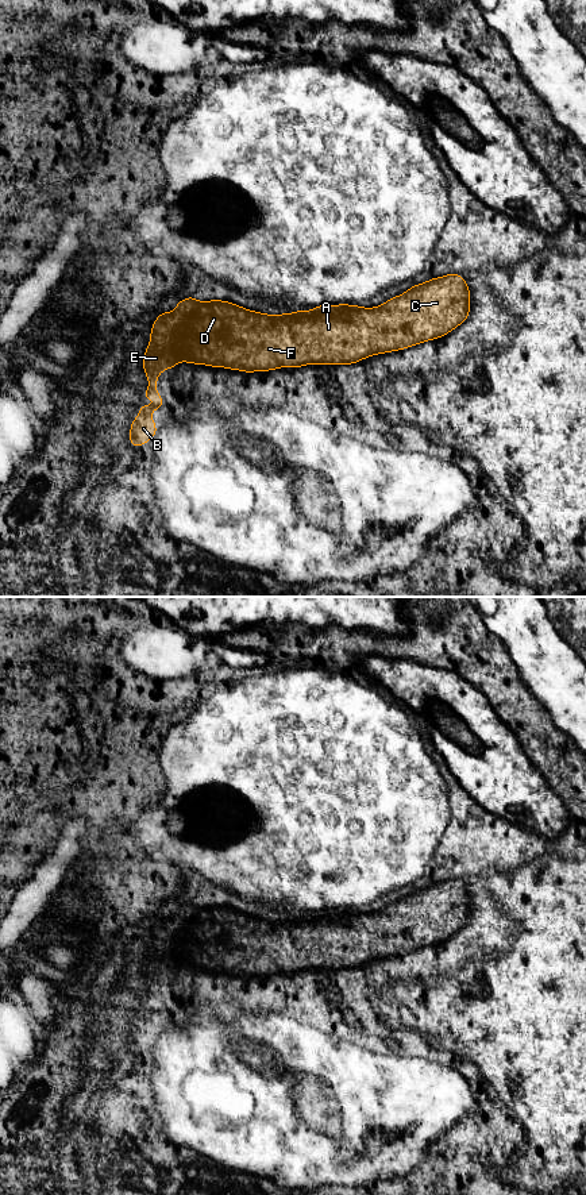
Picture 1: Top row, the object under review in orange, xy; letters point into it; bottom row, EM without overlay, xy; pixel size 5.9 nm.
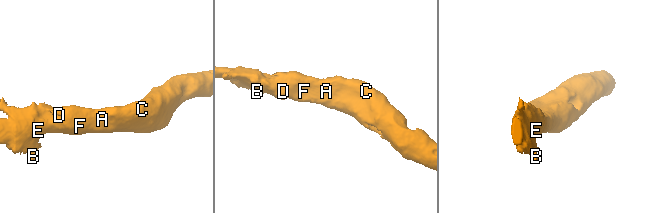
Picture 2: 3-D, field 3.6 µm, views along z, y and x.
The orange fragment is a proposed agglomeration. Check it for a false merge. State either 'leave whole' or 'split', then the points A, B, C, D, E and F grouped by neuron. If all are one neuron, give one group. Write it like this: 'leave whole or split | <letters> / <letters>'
leave whole | A B C D E F

